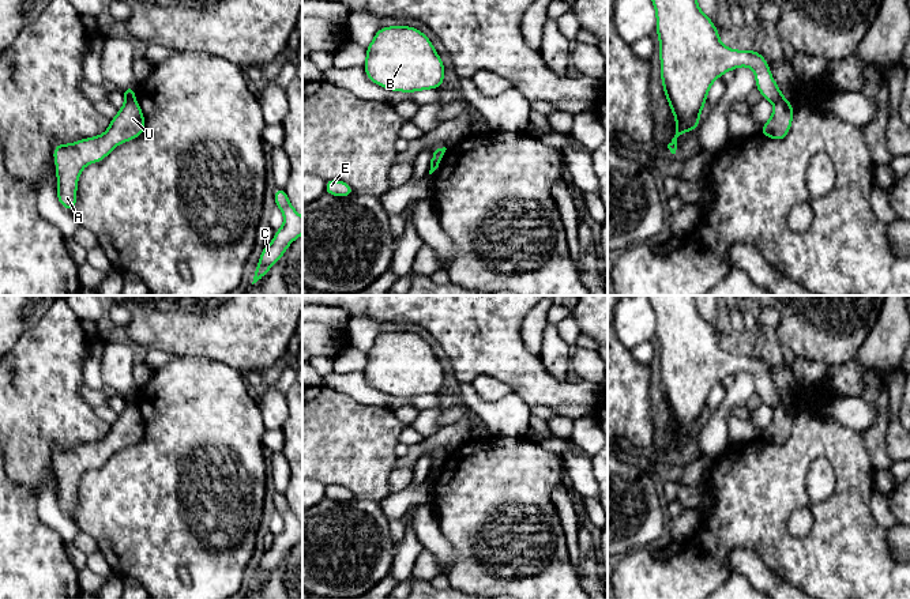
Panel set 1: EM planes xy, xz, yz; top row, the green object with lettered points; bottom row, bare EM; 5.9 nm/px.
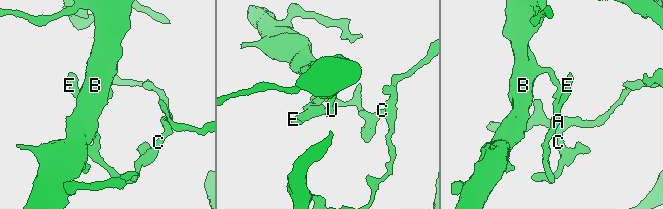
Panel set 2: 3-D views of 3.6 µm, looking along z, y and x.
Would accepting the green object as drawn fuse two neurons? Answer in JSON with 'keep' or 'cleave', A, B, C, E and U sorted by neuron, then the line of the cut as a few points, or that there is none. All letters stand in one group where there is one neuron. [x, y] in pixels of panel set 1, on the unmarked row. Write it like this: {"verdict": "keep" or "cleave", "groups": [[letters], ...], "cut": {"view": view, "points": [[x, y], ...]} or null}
{"verdict": "cleave", "groups": [["A", "C", "E", "U"], ["B"]], "cut": {"view": "xy", "points": [[126, 403], [134, 405]]}}

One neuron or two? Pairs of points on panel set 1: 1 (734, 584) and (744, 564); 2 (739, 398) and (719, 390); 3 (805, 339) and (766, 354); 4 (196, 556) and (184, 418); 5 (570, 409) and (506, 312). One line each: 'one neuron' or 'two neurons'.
1: two neurons
2: two neurons
3: two neurons
4: one neuron
5: one neuron

